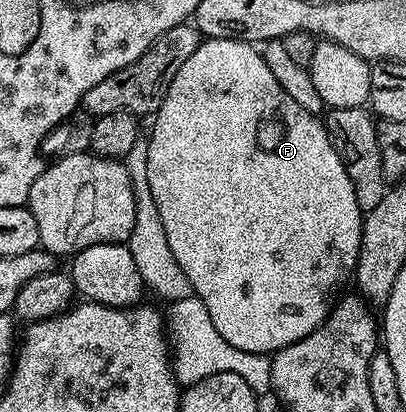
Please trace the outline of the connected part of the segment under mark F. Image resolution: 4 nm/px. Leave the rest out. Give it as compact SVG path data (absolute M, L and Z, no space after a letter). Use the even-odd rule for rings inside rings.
M204 39L197 50L193 50L185 66L177 70L177 78L173 78L151 122L151 136L146 137L149 190L153 194L153 202L157 202L161 226L165 226L169 250L173 250L177 266L185 270L192 293L199 296L201 302L205 302L205 310L209 310L209 318L213 318L213 326L217 326L221 338L225 338L229 346L237 346L237 350L274 354L313 334L313 330L320 328L331 313L340 295L339 287L342 286L343 279L346 276L348 279L354 273L355 263L359 260L365 215L357 206L355 187L327 133L324 121L314 112L301 110L301 106L297 106L297 102L293 102L293 98L289 98L289 94L281 90L281 82L273 78L269 66L265 66L262 51L256 45L246 44L243 40Z

